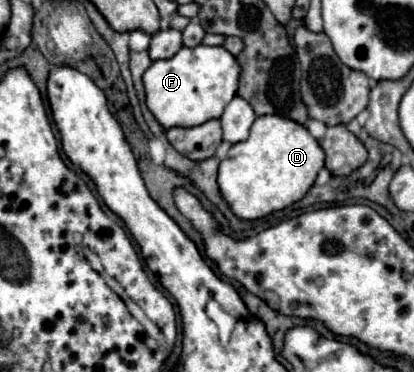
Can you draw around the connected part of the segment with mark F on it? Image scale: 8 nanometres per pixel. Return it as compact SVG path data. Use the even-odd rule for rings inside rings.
M196 45L196 47L182 47L174 57L154 61L146 73L144 73L144 87L146 87L146 103L148 109L154 113L158 123L164 129L170 127L196 127L200 123L206 123L208 119L218 119L224 111L224 107L232 101L238 89L238 77L240 77L240 65L236 57L226 51L224 47L208 47L208 45Z

